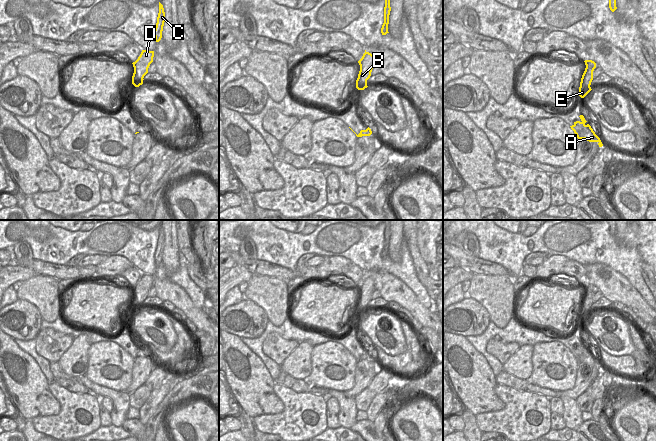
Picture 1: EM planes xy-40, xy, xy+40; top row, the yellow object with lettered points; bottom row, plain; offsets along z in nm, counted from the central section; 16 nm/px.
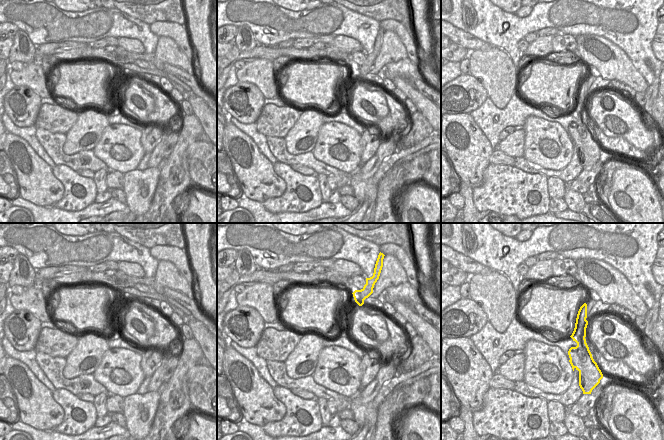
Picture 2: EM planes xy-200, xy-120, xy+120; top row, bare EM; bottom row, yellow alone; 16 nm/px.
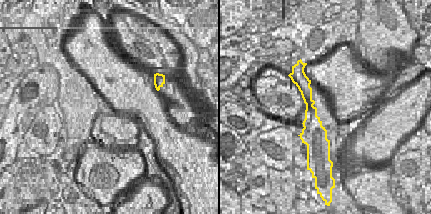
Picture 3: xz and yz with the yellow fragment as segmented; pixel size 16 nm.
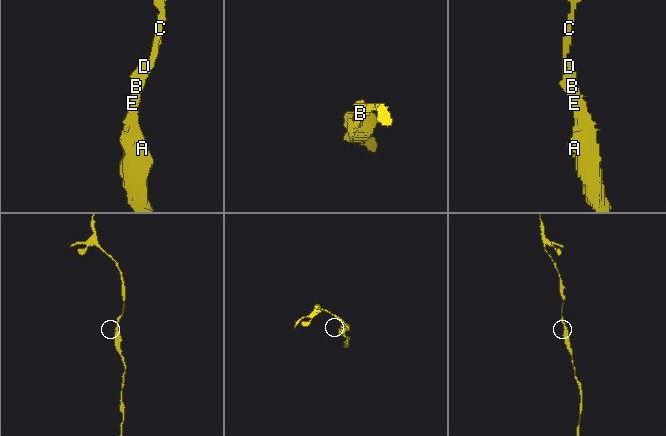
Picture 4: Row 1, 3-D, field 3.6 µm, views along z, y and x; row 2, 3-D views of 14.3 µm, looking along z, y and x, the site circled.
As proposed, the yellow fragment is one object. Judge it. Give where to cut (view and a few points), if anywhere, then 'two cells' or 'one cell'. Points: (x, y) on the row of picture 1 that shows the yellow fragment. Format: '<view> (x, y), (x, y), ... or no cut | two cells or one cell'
no cut | one cell

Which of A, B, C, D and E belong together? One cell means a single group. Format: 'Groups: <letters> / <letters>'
Groups: A B C D E

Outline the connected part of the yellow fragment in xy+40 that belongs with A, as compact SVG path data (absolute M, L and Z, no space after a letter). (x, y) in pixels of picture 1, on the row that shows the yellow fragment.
M580 115L580 121L574 122L571 129L574 131L578 139L585 139L589 142L597 142L599 147L602 147L603 144L600 138L595 134L593 129L589 124L585 124L587 121L585 120L583 115Z

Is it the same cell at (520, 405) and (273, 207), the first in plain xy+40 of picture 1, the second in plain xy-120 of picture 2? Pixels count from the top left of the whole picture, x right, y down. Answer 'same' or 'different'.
same

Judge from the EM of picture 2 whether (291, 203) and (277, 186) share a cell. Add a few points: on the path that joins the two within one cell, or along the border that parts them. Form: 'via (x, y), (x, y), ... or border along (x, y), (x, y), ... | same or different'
border along (274, 170), (284, 181), (285, 190), (262, 202) | different

